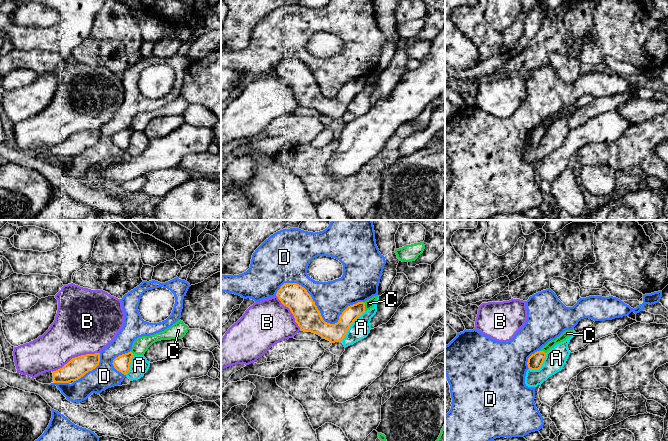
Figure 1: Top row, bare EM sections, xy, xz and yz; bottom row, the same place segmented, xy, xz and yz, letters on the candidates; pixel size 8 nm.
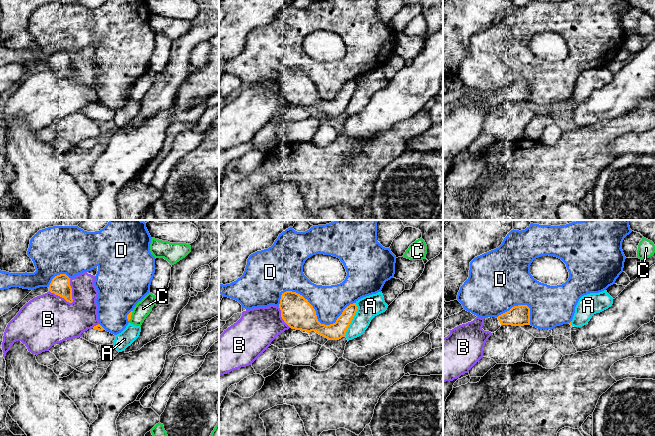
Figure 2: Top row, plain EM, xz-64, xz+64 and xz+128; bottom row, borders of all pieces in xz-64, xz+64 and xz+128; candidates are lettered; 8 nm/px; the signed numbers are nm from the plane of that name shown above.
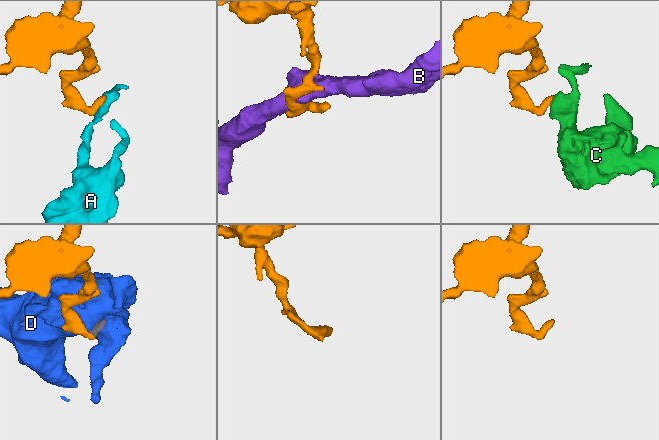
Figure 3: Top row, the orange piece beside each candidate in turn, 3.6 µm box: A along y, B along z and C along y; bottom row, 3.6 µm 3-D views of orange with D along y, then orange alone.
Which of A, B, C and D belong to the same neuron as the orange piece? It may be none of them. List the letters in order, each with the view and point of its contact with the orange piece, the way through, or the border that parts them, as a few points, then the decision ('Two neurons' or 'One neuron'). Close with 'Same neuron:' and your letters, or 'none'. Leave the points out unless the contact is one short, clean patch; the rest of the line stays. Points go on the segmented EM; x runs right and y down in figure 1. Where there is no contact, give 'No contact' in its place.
A: Touches orange at xz (350, 325). Boundary: xz (365, 311), (354, 321), (341, 341). Two neurons
B: Touches orange at xy (75, 357). Two neurons
C: Touches orange at xz (364, 306). Boundary: xz (363, 302), (365, 310). Two neurons
D: Touches orange at xz (319, 311). Two neurons
Same neuron: none

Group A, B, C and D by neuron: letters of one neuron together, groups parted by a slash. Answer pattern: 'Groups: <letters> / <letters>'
Groups: A / B / C / D

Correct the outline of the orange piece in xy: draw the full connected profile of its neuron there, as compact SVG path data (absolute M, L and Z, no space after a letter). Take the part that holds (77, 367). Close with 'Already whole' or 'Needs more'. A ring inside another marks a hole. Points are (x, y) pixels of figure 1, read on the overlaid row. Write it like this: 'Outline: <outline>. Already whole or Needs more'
Outline: M100 353L81 355L72 358L62 368L53 371L54 383L69 383L83 377L95 369L100 362Z. Already whole

